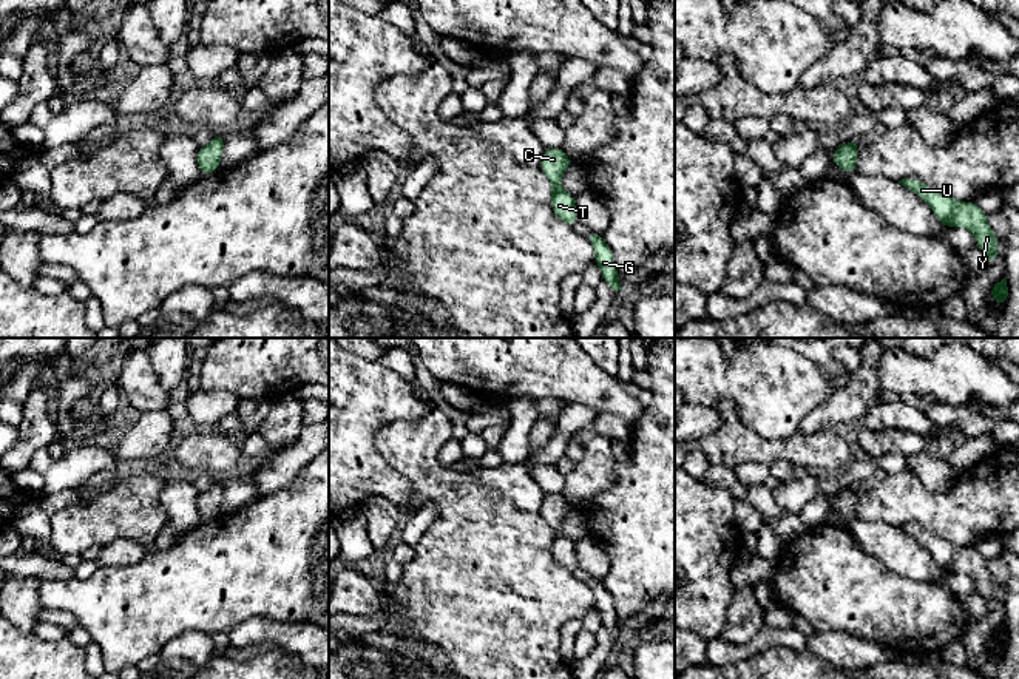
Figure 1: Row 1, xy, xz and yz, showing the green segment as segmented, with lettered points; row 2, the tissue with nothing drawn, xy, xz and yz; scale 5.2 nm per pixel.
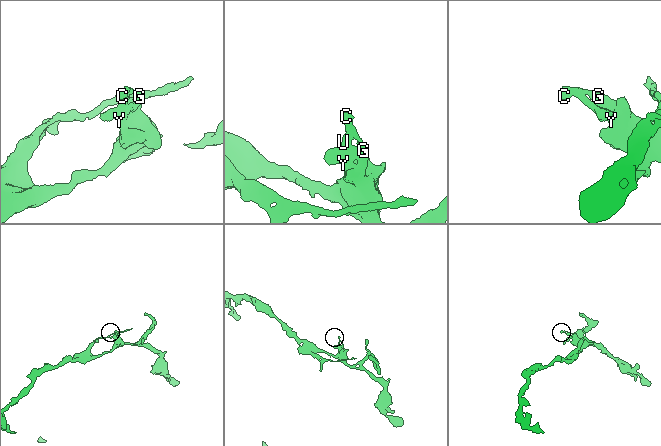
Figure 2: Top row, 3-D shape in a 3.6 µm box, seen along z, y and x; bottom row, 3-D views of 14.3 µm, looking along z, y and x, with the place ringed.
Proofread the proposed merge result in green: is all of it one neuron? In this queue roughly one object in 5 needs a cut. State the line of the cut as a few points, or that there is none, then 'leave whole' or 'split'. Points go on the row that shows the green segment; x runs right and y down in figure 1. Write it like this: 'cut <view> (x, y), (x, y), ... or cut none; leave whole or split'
cut none; leave whole

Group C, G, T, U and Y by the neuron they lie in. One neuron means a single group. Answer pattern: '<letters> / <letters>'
C G T U Y

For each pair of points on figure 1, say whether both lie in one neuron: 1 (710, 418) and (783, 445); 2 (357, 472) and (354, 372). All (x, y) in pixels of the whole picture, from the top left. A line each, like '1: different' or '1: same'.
1: different
2: same

